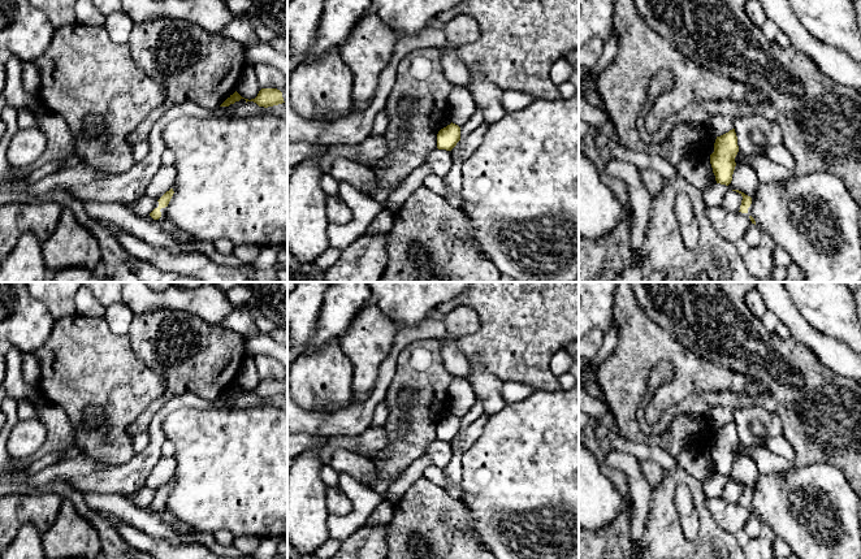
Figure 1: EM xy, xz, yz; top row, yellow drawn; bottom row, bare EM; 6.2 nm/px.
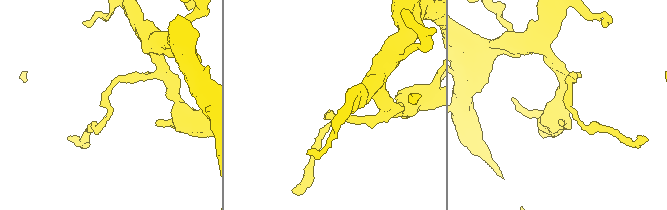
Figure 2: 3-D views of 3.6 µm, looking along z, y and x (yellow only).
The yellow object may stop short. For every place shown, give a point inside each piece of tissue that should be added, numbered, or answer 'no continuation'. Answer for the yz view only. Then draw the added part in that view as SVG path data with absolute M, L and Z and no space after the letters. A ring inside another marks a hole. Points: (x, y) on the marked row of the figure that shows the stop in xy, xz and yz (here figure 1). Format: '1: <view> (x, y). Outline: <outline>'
no continuation

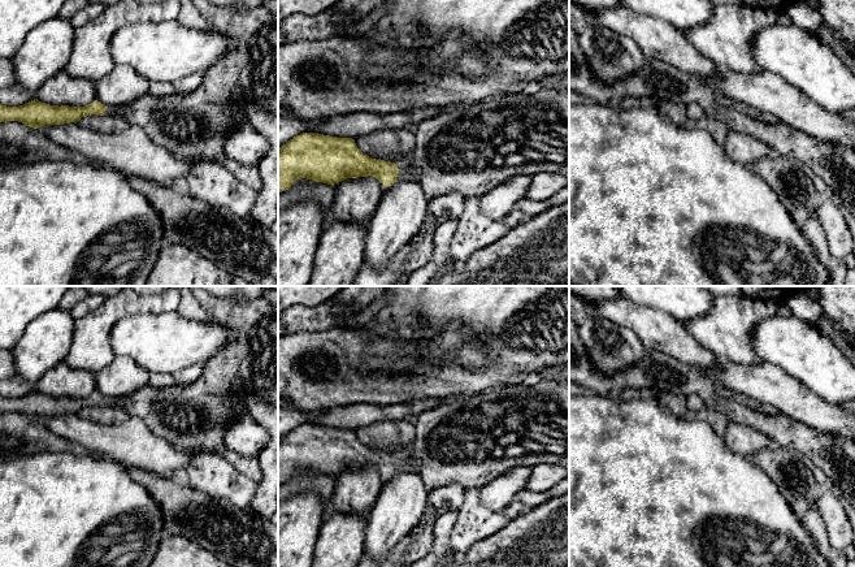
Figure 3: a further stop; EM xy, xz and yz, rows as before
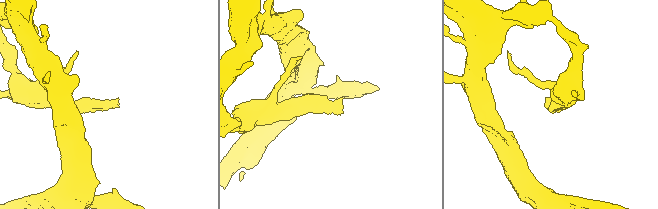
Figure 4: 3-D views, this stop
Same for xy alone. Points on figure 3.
no continuation

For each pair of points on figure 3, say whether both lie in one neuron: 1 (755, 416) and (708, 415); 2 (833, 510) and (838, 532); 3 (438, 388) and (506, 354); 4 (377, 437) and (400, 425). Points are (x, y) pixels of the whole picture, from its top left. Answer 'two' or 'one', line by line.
1: two
2: one
3: one
4: one

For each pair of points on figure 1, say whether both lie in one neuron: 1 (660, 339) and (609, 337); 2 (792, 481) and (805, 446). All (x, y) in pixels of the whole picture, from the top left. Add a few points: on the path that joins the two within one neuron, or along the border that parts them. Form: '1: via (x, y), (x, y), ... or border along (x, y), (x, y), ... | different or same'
1: border along (614, 320), (617, 325), (617, 346), (601, 363) | different
2: border along (791, 463), (795, 467), (827, 464) | different

